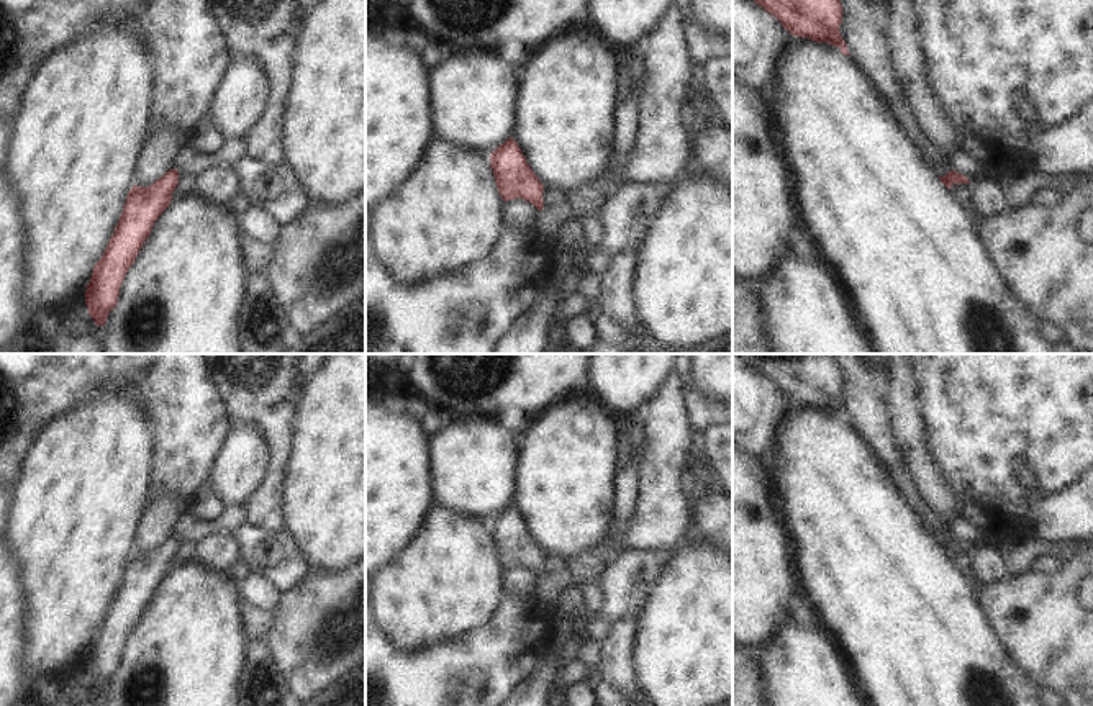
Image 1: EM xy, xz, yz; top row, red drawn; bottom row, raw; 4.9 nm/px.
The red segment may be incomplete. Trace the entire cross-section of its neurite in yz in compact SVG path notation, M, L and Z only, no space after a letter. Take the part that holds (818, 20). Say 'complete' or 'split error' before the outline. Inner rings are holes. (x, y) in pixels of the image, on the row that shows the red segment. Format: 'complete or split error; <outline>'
complete; M754 0L775 16L793 36L816 43L829 43L849 56L847 44L839 33L842 5L839 0Z

